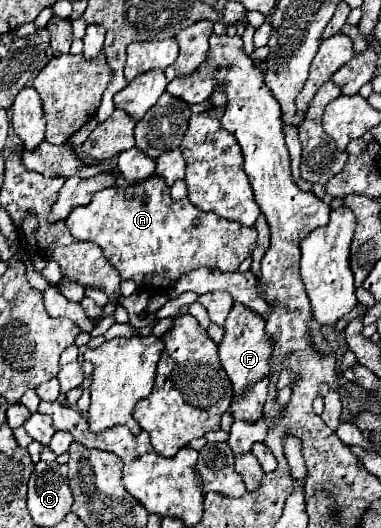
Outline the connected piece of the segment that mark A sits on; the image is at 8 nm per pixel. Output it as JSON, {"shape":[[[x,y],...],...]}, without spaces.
{"shape":[[[152,177],[142,183],[124,187],[124,189],[104,189],[94,195],[92,203],[86,207],[72,209],[66,219],[66,227],[80,241],[92,241],[102,247],[106,259],[120,271],[122,279],[134,279],[140,291],[146,293],[162,293],[166,291],[182,273],[196,267],[210,267],[220,271],[236,271],[240,263],[252,255],[256,247],[256,229],[242,227],[242,223],[234,223],[218,217],[212,211],[196,209],[188,199],[172,201],[170,187],[160,179]]]}

